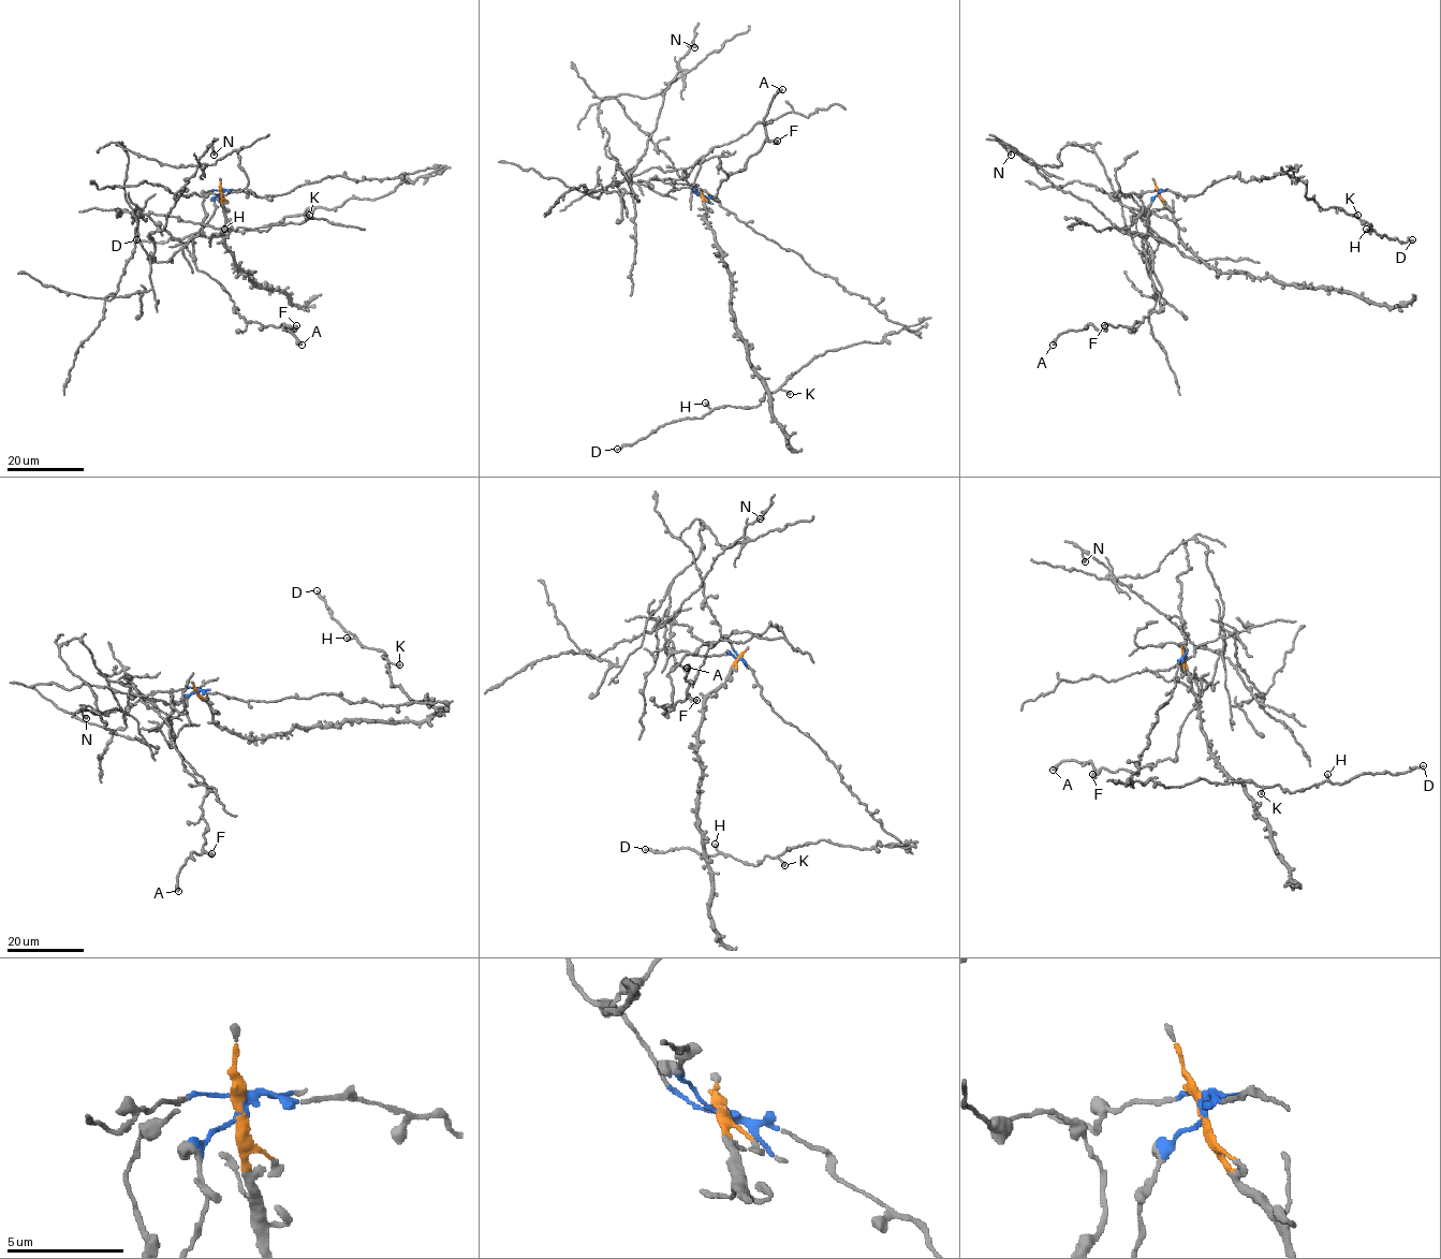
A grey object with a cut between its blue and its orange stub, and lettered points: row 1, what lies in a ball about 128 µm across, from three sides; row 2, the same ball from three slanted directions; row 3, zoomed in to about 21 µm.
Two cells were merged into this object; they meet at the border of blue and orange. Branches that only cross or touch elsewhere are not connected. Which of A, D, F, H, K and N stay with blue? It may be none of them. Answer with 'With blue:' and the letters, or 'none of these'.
With blue: A, D, F, H, K, N

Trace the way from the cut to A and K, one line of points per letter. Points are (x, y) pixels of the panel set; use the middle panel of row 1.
A: (701, 194), (693, 184), (672, 183), (715, 196), (762, 146), (769, 104), (782, 89)
K: (701, 194), (890, 320), (918, 332), (901, 328), (880, 343), (813, 356), (780, 388), (790, 394)

